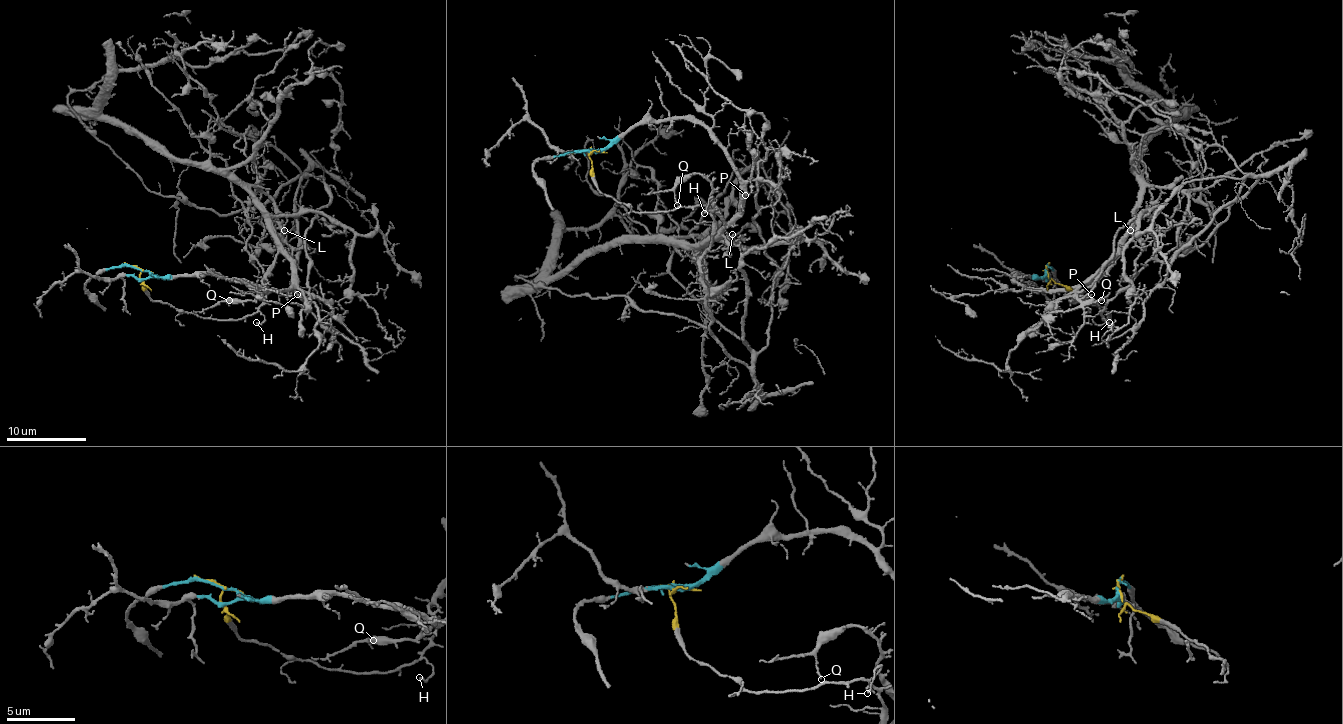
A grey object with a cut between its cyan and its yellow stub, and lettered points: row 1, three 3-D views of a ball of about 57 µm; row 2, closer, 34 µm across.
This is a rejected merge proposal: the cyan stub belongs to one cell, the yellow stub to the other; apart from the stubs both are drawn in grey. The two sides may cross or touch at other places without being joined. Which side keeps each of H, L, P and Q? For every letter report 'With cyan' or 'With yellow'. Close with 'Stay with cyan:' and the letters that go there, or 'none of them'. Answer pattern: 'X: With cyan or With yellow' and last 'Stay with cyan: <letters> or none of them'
H: With yellow
L: With cyan
P: With cyan
Q: With cyan
Stay with cyan: L, P, Q

